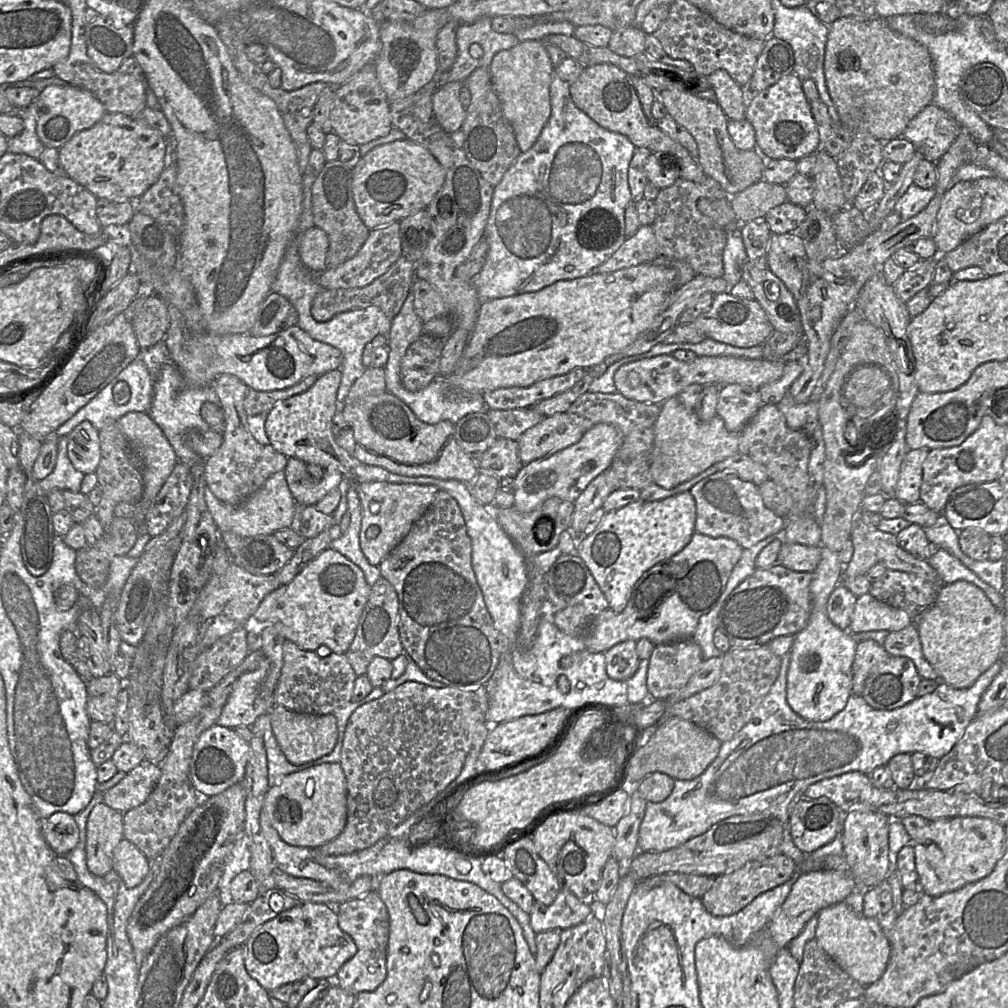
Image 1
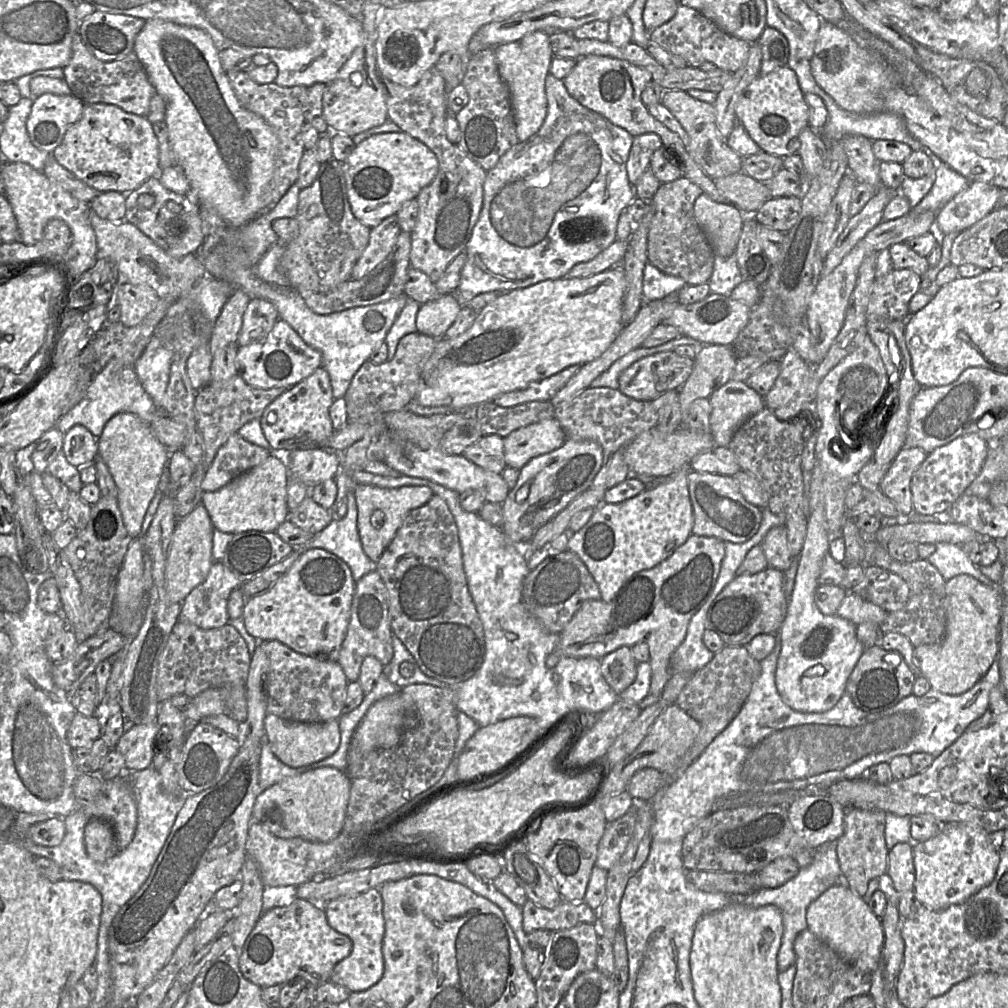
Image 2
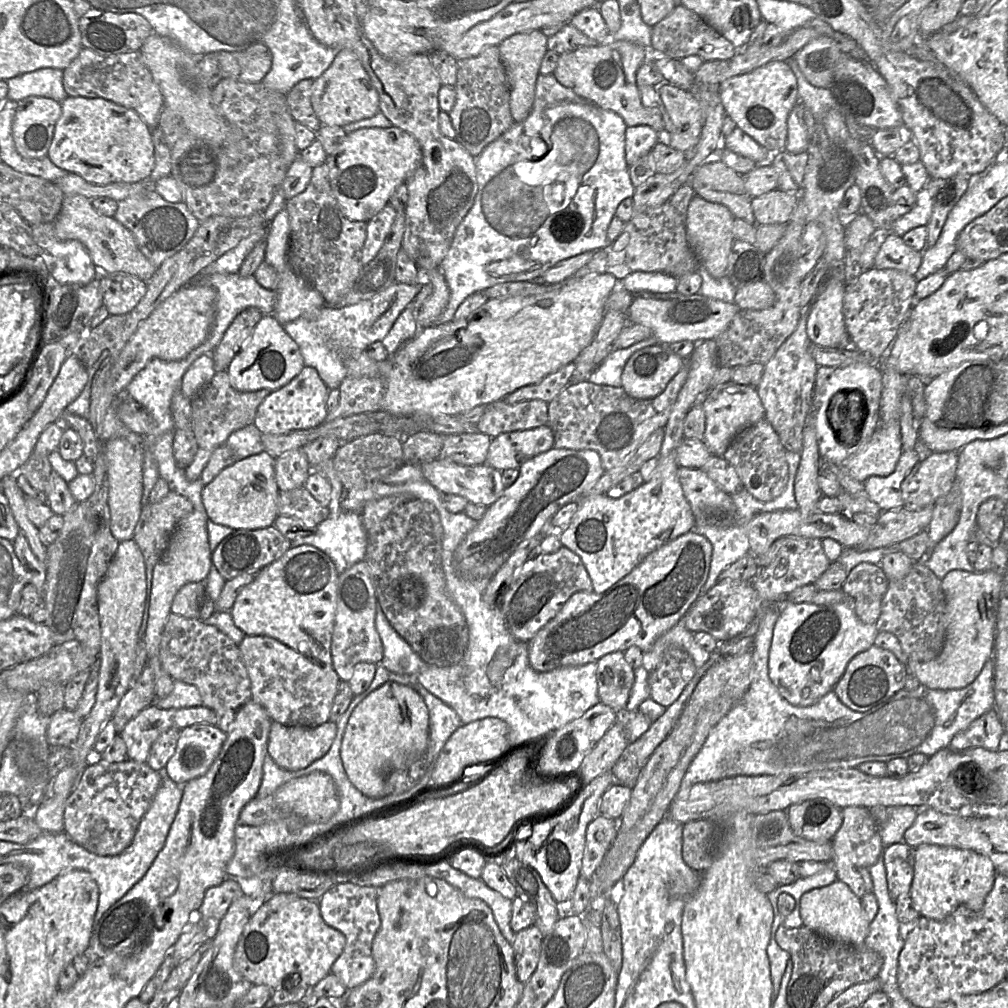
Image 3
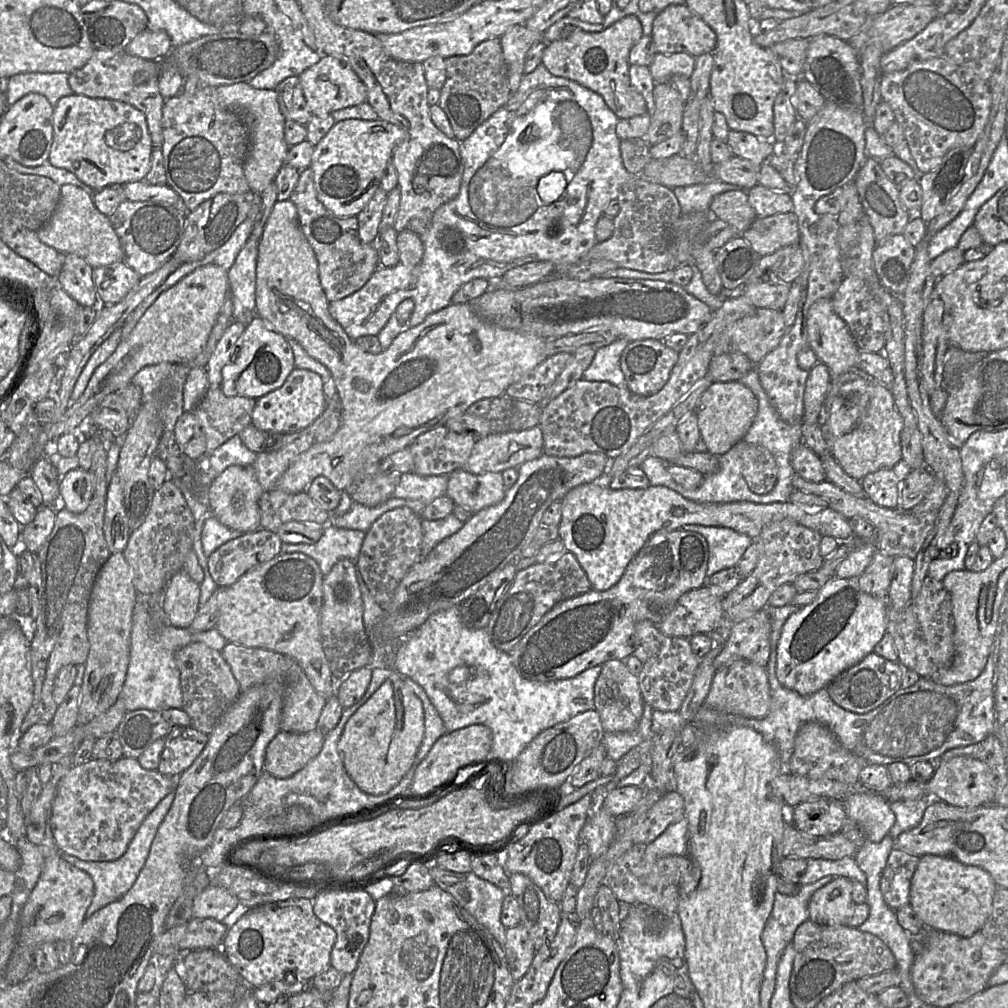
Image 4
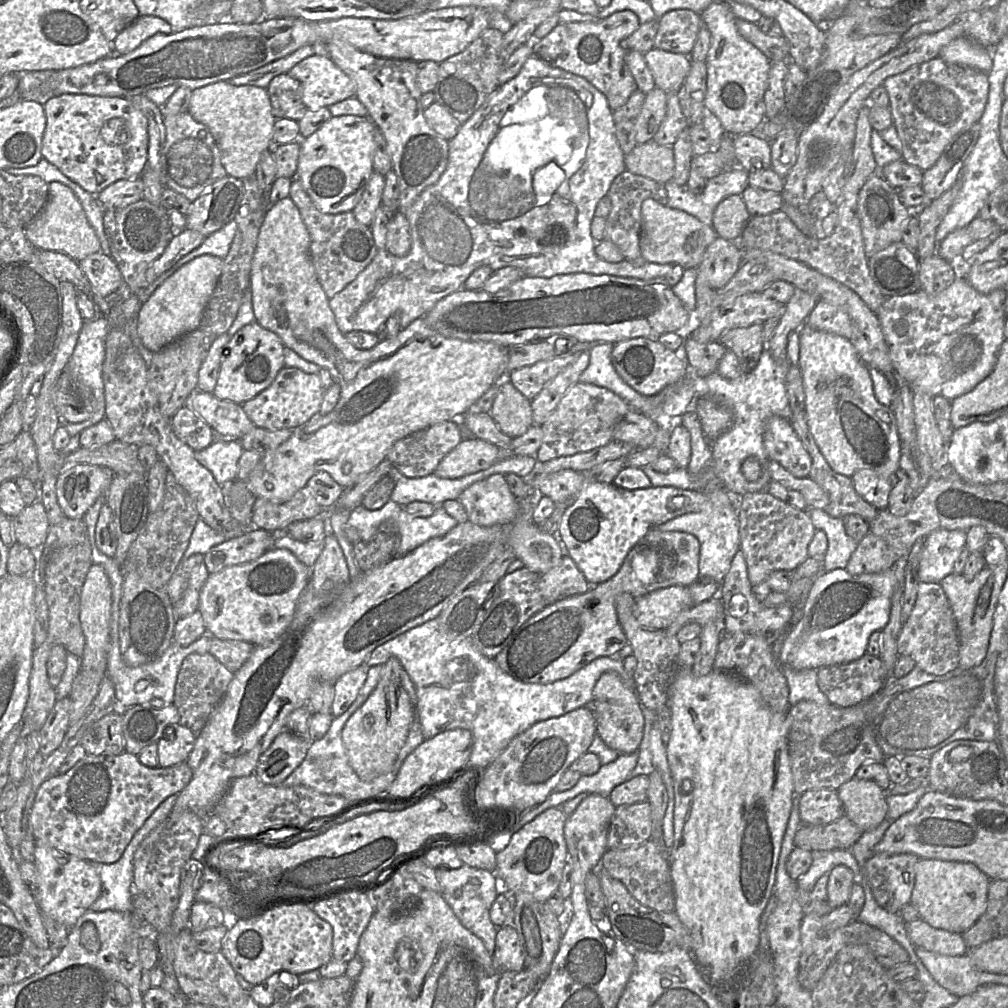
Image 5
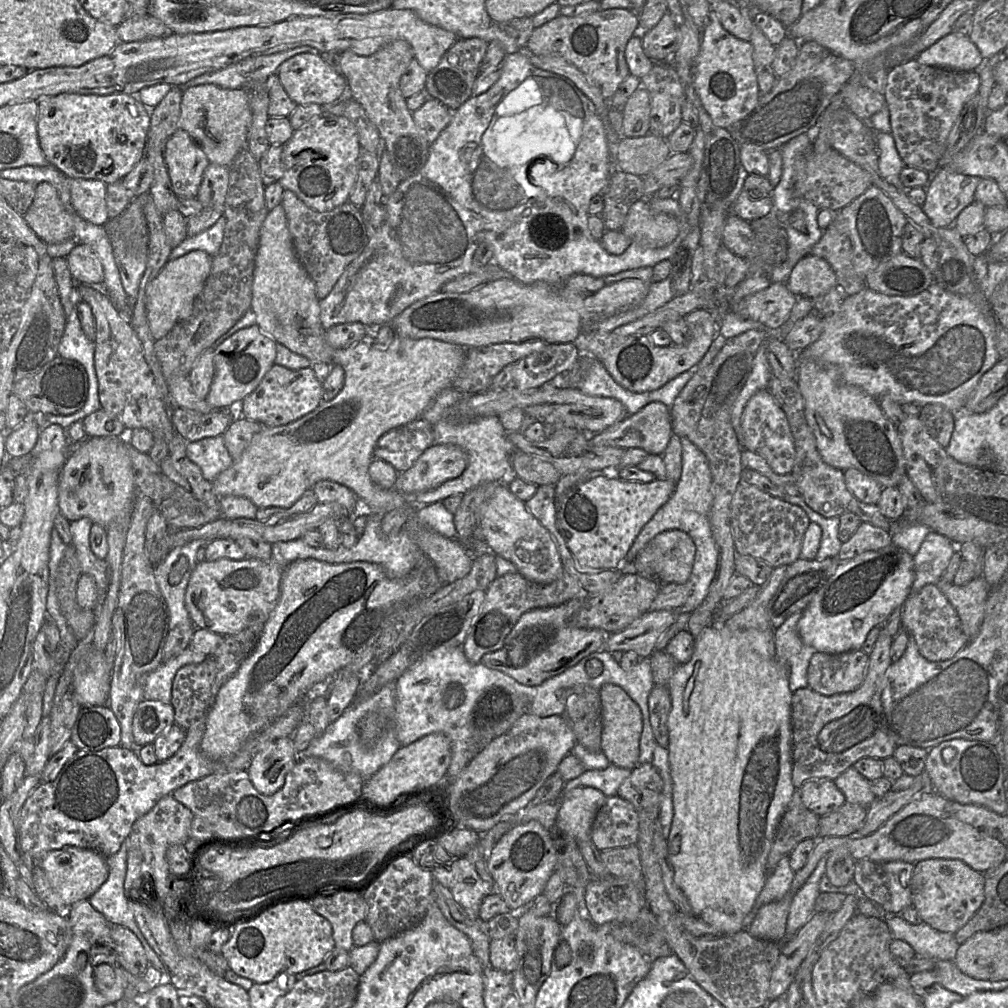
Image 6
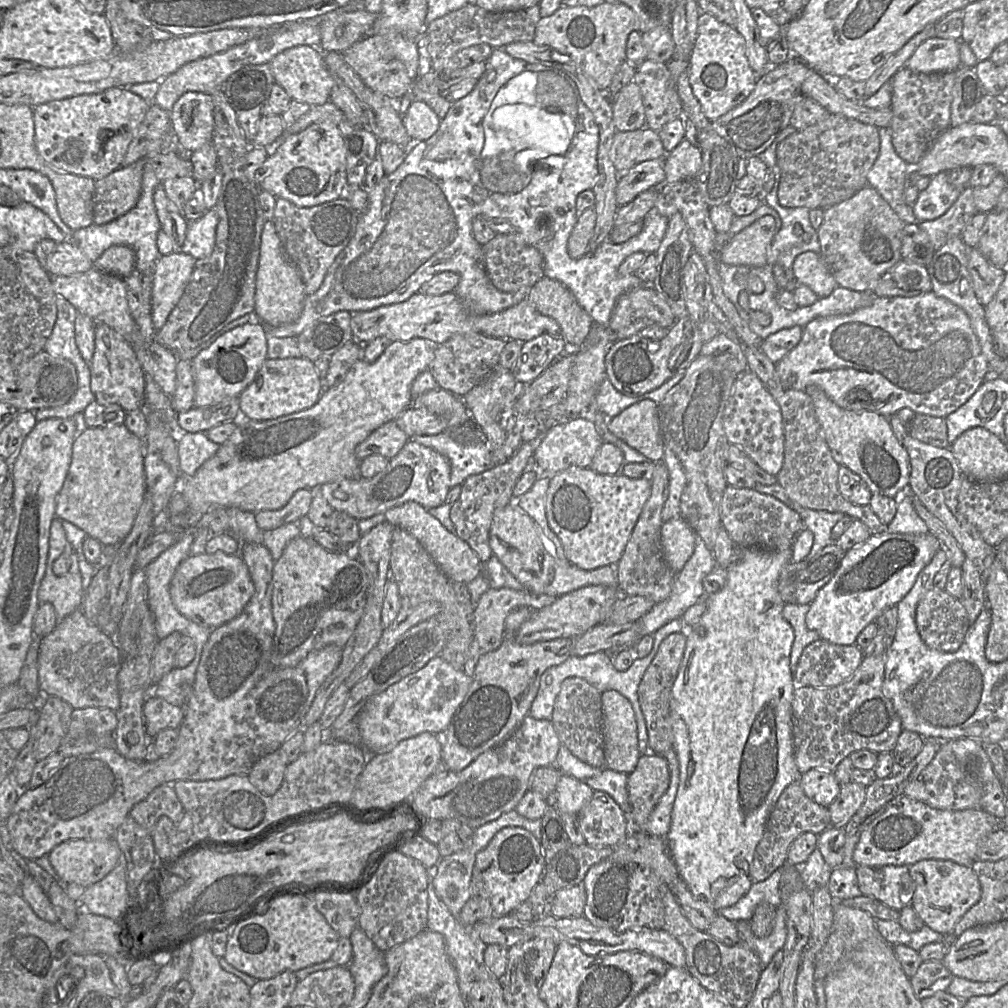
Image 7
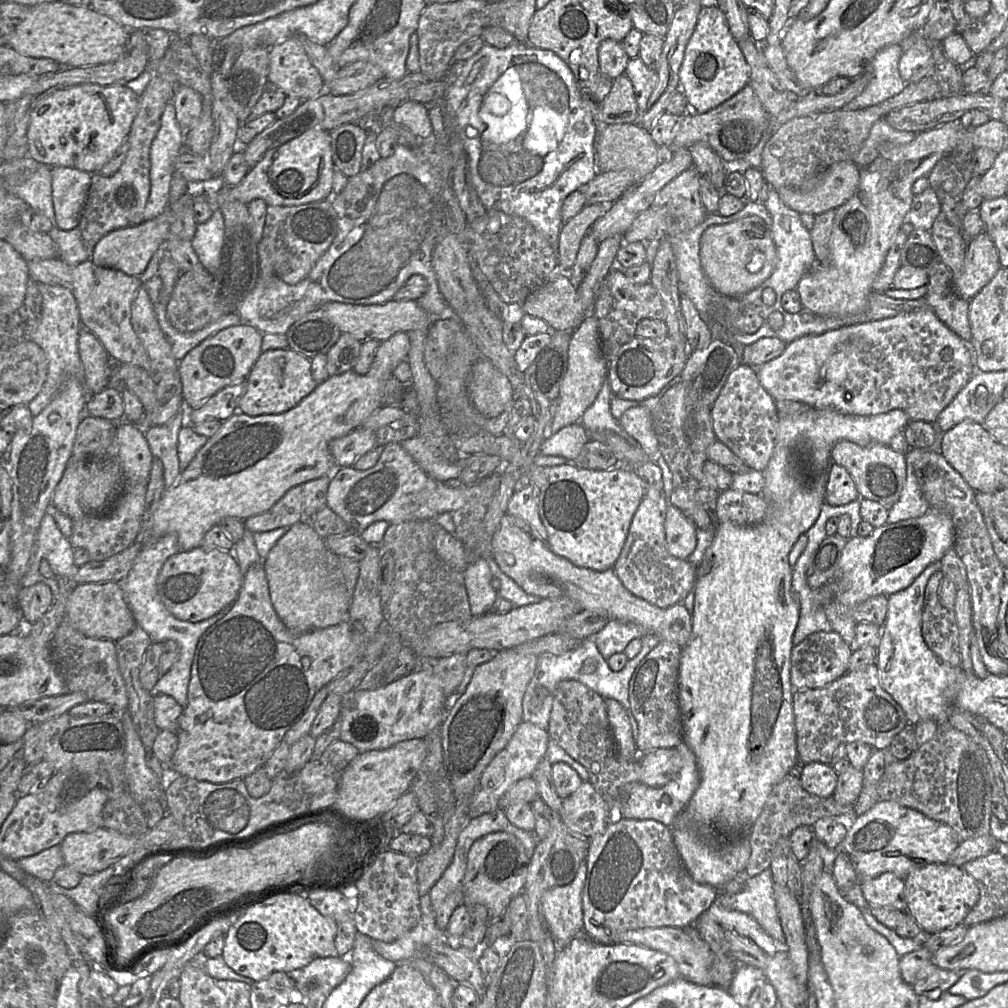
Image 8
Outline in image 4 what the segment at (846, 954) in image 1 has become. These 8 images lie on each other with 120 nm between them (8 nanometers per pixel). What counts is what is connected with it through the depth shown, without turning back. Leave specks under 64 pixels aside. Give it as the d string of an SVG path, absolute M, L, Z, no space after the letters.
M834 877L812 894L808 903L808 919L823 925L846 925L855 905L851 889L850 879Z

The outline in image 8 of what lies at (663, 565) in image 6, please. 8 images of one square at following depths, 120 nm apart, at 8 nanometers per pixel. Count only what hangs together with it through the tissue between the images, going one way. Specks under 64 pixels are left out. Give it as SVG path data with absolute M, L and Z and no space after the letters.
M668 504L664 526L667 551L678 559L686 560L697 543L693 521L677 507Z

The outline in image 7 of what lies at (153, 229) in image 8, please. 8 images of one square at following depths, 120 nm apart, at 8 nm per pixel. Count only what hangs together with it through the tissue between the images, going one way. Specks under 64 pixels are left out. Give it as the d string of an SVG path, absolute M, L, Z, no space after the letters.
M113 245L93 262L93 267L99 271L126 278L136 270L135 253L128 246Z

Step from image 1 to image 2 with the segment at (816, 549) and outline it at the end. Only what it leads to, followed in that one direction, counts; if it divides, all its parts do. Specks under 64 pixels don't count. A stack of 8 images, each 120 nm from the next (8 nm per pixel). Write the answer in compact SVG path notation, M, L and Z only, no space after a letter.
M783 526L771 528L760 543L760 546L762 546L769 567L783 572L791 567L794 557L790 552L787 533Z

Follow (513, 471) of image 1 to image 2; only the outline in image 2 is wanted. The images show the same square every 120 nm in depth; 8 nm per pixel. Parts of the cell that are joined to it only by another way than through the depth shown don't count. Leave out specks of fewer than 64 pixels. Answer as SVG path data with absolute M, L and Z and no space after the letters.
M483 435L477 442L468 446L462 455L490 472L501 474L507 467L503 437L498 435Z

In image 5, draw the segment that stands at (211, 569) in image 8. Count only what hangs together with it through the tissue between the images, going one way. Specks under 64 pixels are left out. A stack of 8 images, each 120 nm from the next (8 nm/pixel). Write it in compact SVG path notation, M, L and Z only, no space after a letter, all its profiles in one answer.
M273 547L251 562L229 566L217 573L209 574L200 591L198 605L206 632L222 640L244 641L254 646L276 639L293 620L299 597L309 584L310 572L310 568L291 551Z

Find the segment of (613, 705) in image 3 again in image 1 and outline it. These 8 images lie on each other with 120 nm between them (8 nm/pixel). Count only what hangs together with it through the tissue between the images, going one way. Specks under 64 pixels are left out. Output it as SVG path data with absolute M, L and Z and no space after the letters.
M634 640L617 643L603 654L606 673L614 680L626 681L638 669L640 659L636 652Z

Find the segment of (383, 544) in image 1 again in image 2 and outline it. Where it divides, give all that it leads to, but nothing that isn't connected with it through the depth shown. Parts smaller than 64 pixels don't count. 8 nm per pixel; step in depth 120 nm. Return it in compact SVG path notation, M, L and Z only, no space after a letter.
M371 485L353 486L357 504L357 529L365 554L376 563L384 550L393 540L407 514L426 504L433 496L427 486L402 486L398 488L380 488Z

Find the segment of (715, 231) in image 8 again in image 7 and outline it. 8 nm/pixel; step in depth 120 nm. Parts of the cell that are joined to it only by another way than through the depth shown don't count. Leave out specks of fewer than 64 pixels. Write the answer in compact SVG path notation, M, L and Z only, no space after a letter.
M762 216L725 243L720 251L720 261L733 266L764 266L775 233L774 218Z

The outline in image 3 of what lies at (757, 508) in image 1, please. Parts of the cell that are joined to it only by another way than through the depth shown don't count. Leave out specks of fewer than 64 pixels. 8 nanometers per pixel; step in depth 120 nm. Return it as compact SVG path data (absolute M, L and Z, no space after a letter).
M679 467L678 479L695 518L695 527L728 529L738 525L736 506L702 469Z

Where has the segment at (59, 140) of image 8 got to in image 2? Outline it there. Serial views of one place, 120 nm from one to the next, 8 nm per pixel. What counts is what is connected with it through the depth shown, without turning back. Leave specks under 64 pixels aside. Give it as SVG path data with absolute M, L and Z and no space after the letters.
M85 104L81 118L66 131L61 143L51 153L57 162L78 179L100 192L127 194L158 174L159 144L153 124L145 116L139 116L112 104Z

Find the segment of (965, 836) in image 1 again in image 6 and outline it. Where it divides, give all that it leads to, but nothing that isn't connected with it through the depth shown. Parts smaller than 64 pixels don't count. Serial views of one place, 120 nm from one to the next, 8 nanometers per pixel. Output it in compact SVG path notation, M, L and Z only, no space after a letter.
M930 858L914 864L910 881L912 906L923 922L941 932L955 934L978 911L985 899L984 874L962 860Z

